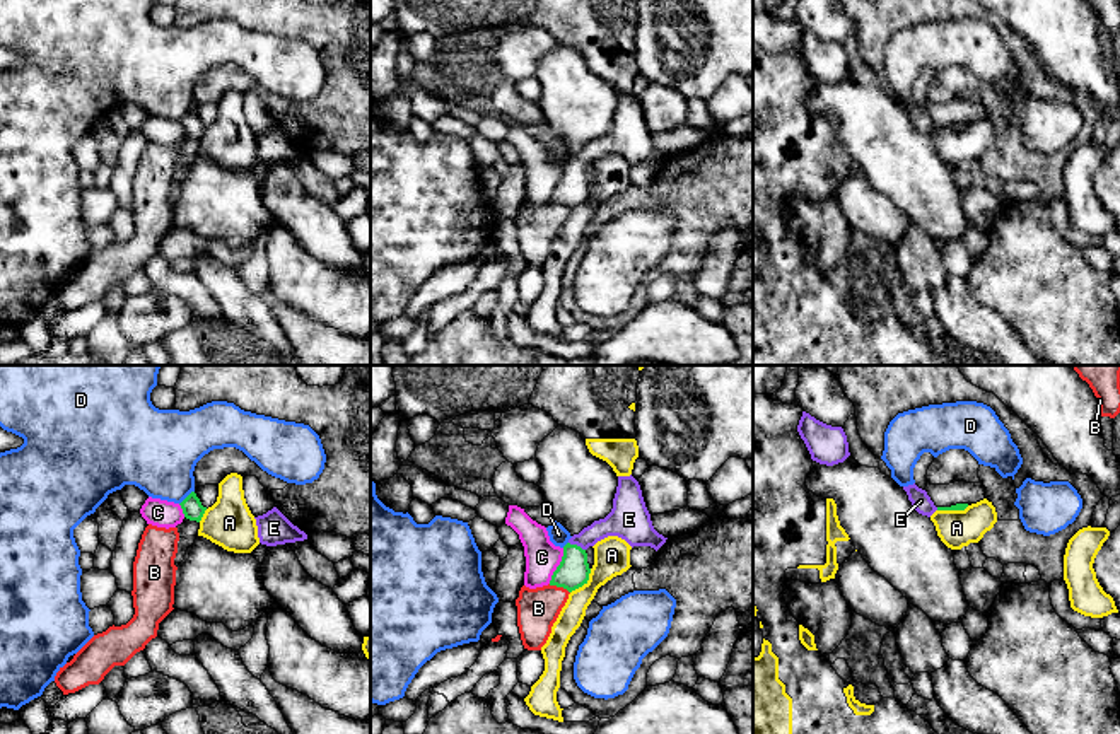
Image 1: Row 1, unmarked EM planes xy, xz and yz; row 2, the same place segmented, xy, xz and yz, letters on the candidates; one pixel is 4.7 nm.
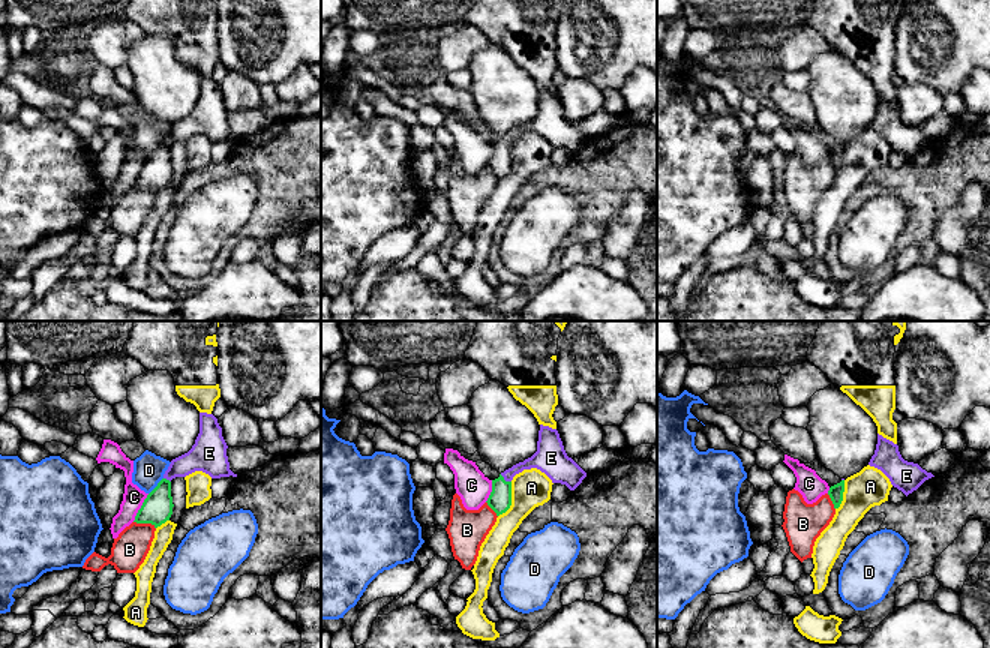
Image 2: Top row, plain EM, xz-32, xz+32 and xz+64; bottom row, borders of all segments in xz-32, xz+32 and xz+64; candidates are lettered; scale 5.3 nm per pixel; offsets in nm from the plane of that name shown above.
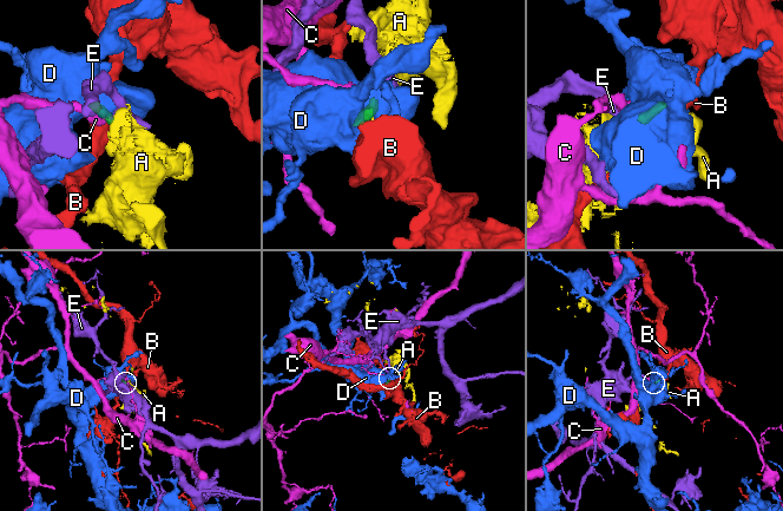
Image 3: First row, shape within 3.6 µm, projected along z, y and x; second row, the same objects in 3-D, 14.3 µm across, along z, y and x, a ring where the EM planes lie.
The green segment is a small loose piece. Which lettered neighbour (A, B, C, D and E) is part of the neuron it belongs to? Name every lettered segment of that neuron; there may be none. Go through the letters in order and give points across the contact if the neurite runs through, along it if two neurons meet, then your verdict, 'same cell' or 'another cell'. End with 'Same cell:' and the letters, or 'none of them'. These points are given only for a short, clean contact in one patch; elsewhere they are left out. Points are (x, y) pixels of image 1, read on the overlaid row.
A: border xz (591, 569), (589, 577), (571, 593); another cell
B: border xz (548, 584), (560, 586), (569, 593); another cell
C: border xz (564, 548), (562, 560), (548, 582); another cell
D: another cell
E: way xz (572, 572), (576, 545), (598, 530), (622, 521); same cell
Same cell: E

